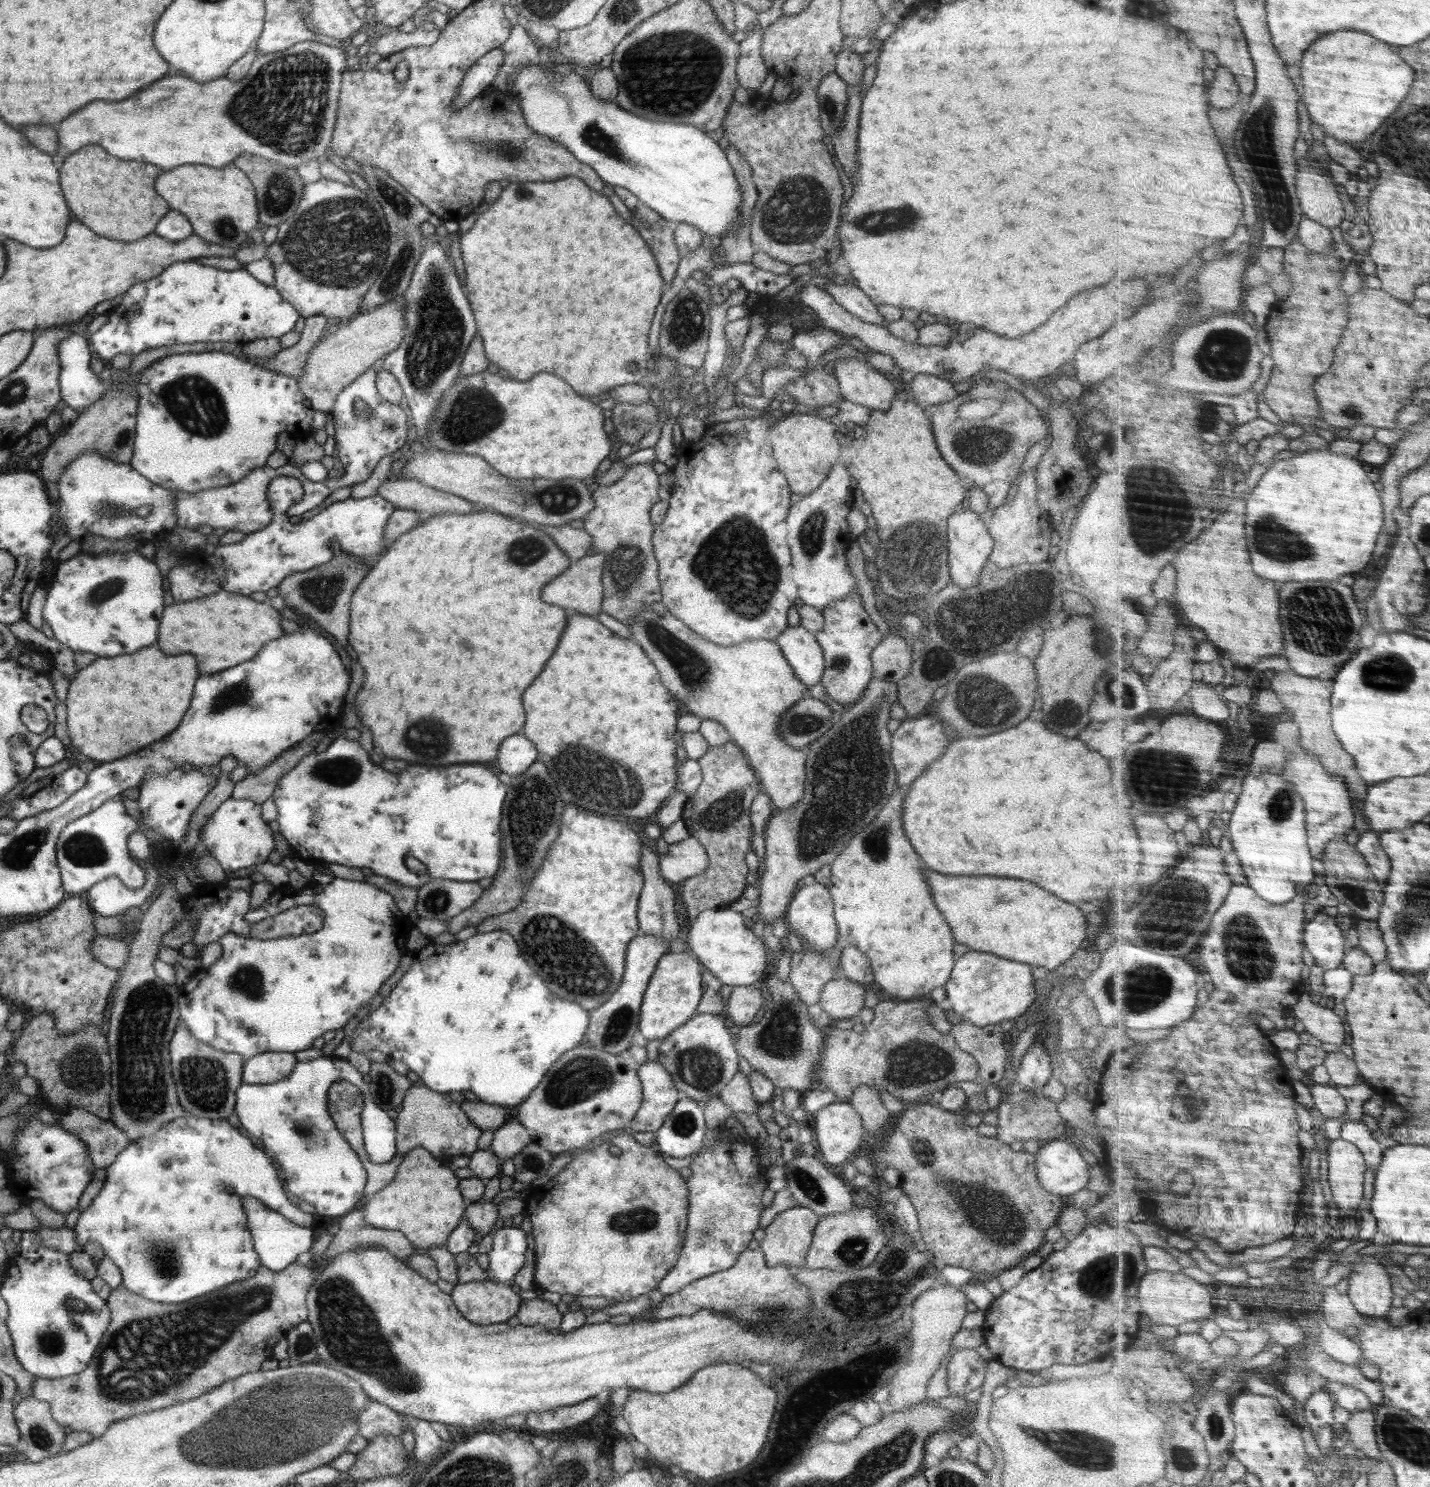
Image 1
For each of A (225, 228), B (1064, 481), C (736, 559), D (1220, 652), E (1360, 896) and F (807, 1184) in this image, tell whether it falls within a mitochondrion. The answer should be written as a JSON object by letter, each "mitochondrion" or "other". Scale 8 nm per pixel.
{"A":"mitochondrion","B":"other","C":"mitochondrion","D":"other","E":"mitochondrion","F":"mitochondrion"}

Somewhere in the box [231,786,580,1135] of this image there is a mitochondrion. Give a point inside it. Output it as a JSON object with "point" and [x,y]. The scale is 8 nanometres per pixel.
{"point":[437,902]}

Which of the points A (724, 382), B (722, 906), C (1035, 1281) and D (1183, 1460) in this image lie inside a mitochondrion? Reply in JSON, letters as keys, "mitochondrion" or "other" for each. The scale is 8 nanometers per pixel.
{"A":"other","B":"other","C":"other","D":"mitochondrion"}

